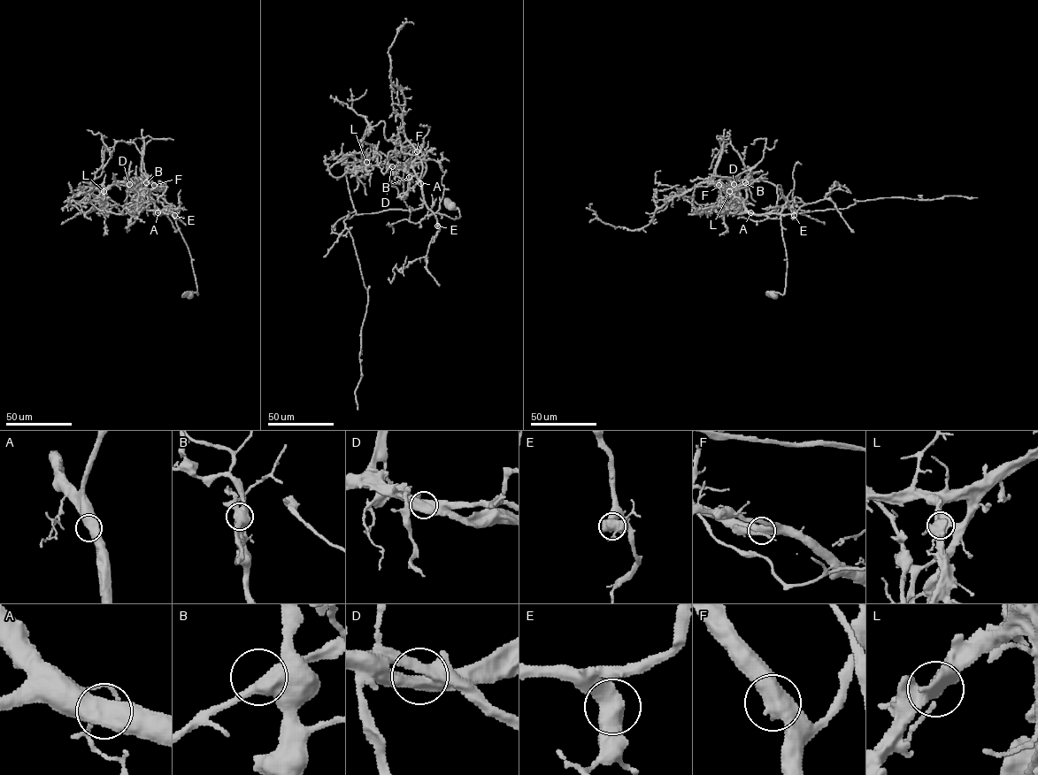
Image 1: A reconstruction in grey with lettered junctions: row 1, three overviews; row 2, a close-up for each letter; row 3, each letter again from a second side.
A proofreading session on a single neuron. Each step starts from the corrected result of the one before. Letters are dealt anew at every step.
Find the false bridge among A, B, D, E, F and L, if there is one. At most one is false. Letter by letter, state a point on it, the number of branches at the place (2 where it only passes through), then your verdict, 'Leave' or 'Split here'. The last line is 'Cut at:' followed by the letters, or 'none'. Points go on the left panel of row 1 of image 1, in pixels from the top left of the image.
A: Place: (157, 212). Branches: 2. Leave
B: Place: (146, 182). Branches: 2. Leave
D: Place: (129, 184). Branches: 2. Split here
E: Place: (174, 215). Branches: 2. Leave
F: Place: (154, 185). Branches: 2. Leave
L: Place: (103, 191). Branches: 2. Leave
Cut at: D

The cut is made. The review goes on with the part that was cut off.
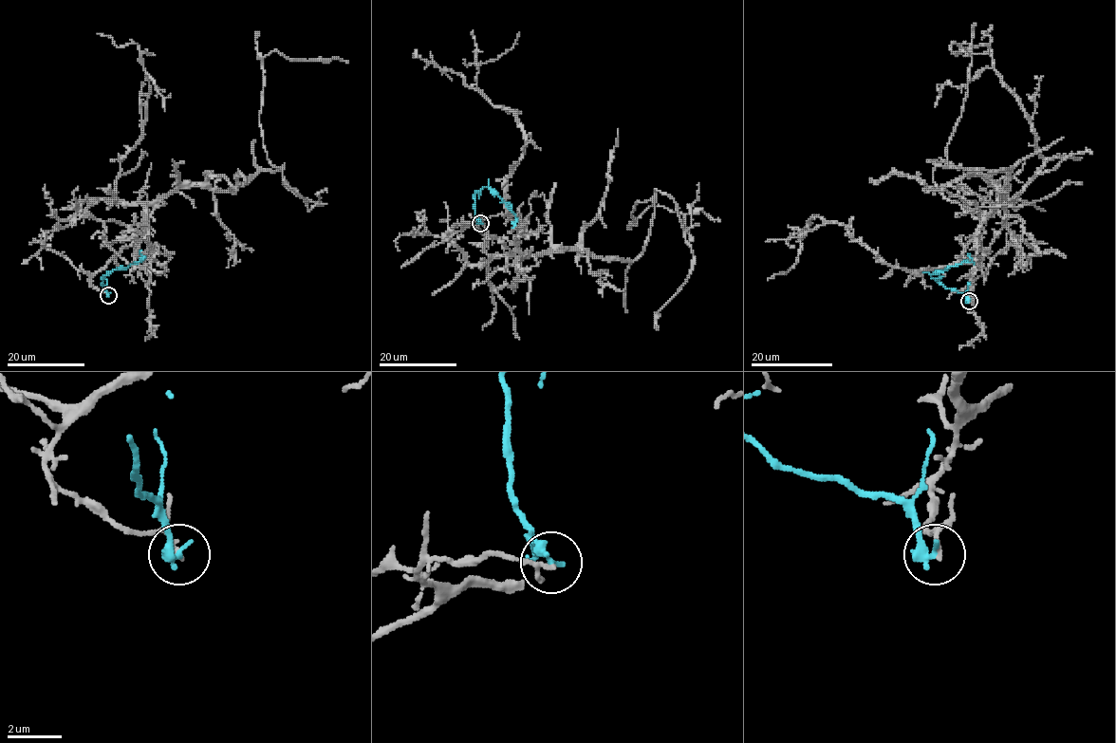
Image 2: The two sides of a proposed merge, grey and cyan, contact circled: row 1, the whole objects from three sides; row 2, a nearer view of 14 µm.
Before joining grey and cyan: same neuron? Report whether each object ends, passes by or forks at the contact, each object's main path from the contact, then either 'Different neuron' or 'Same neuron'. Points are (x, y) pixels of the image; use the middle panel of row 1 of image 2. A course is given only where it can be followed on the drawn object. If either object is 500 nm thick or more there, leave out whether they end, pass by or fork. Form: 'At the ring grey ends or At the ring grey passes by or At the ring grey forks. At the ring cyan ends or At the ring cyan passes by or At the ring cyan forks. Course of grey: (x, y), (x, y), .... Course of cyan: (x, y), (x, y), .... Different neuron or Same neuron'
At the ring grey passes by. At the ring cyan ends. Course of grey: (480, 223), (464, 226), (518, 257), (635, 260), (654, 213), (638, 202), (635, 225), (653, 206), (720, 221). Course of cyan: (480, 223), (475, 215), (474, 195), (485, 186), (490, 187), (514, 215), (517, 220), (512, 225), (512, 222). Different neuron

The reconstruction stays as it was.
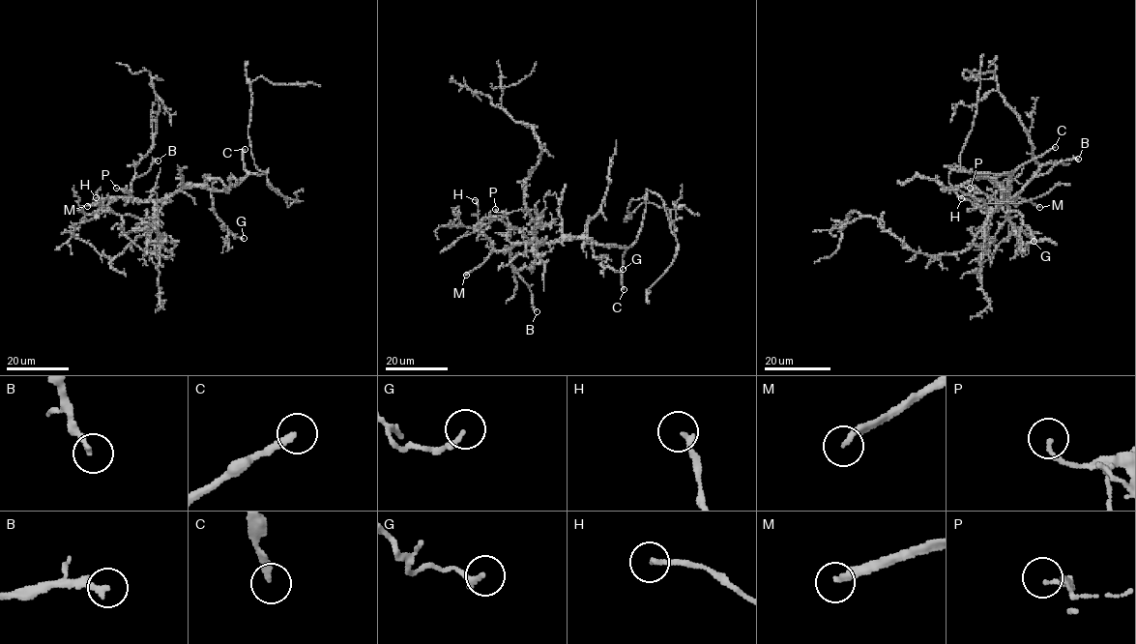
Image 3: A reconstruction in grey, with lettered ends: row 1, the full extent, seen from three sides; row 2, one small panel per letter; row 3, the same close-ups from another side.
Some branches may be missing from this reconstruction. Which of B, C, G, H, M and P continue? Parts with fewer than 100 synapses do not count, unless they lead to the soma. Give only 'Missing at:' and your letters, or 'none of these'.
Missing at: C, M

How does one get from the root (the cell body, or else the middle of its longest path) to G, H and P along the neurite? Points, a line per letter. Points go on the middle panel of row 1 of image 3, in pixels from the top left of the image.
G: (566, 238), (592, 240), (593, 256), (601, 260), (603, 268), (610, 267), (618, 272), (623, 269)
H: (566, 238), (549, 242), (524, 241), (496, 250), (475, 227), (479, 222), (475, 200)
P: (566, 238), (511, 244), (507, 235), (508, 218), (495, 209)

